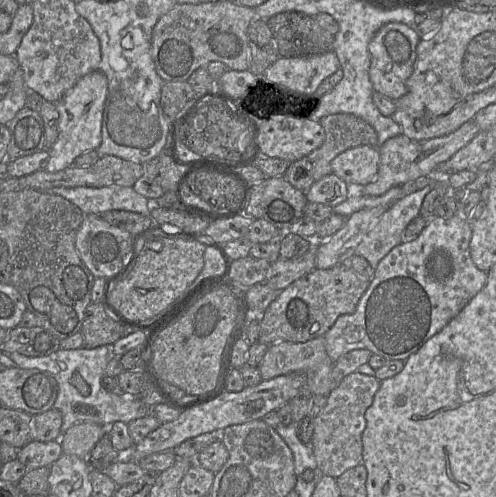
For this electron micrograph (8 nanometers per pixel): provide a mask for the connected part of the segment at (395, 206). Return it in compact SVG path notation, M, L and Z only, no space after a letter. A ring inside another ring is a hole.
M428 185L393 203L358 245L356 255L365 258L375 270L379 262L403 242L407 225L420 215L423 200L432 187Z

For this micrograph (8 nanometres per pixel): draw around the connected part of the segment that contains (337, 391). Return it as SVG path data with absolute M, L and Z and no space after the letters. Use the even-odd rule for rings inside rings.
M358 373L345 376L328 395L327 404L314 419L311 447L317 467L324 475L338 478L345 471L363 462L362 433L366 427L365 412L371 406L381 381Z

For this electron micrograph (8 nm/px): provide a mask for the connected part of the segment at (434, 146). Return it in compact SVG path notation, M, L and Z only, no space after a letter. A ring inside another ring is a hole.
M474 120L461 125L454 132L424 140L412 140L403 134L389 138L379 147L380 166L376 178L364 187L353 188L361 194L380 196L393 187L400 187L410 181L424 177L450 159L458 150L466 146L480 131Z

